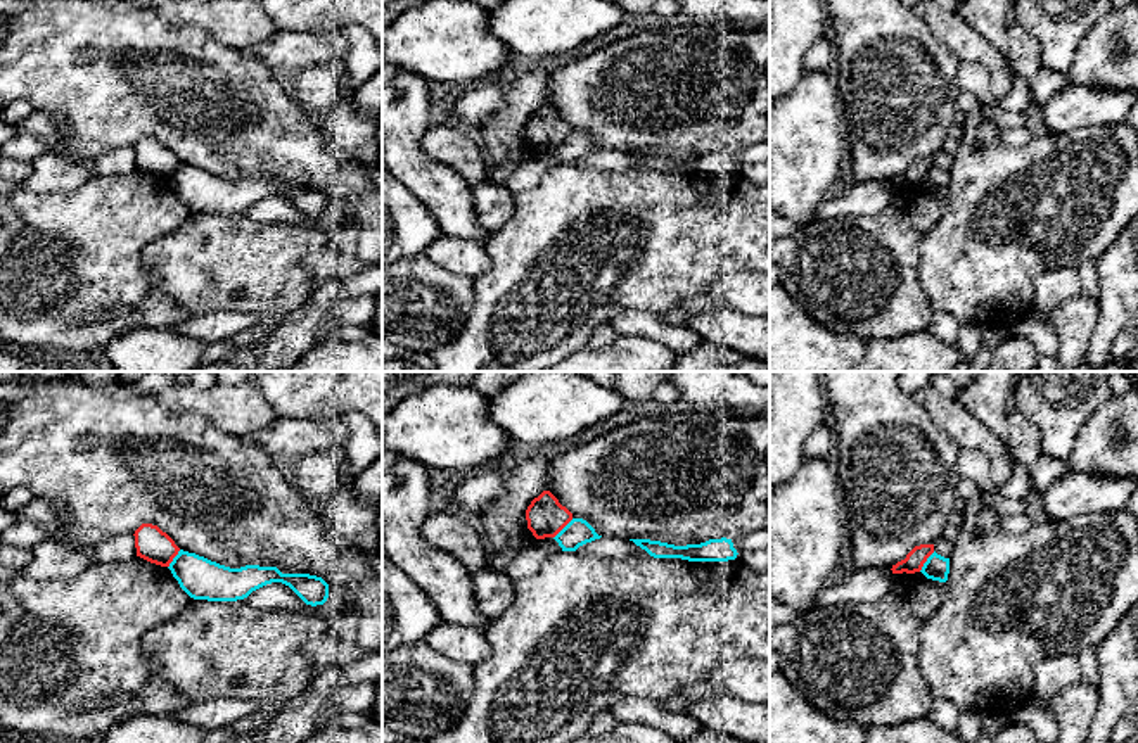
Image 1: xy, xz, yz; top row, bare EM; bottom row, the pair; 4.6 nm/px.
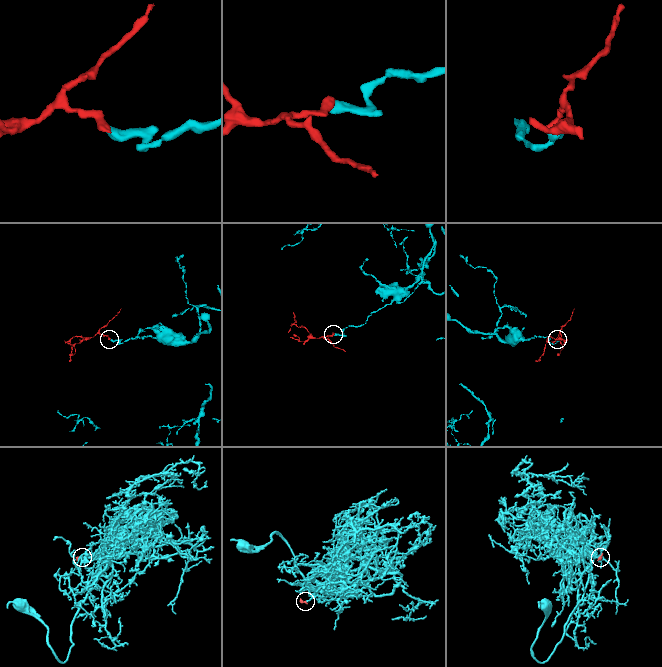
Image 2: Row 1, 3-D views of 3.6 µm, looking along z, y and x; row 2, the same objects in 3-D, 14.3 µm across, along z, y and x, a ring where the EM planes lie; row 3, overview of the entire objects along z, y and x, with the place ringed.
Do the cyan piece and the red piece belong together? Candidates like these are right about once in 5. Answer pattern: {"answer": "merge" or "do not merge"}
{"answer": "do not merge"}

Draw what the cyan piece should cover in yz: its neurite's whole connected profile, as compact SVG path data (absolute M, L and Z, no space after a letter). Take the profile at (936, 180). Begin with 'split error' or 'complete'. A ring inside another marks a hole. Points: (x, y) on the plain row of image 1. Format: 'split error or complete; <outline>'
complete; M936 164L927 171L920 183L927 192L946 195L949 187L949 171L937 168Z

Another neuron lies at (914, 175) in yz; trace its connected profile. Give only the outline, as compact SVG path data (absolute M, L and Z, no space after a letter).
M934 157L915 159L905 173L892 178L892 187L915 187L920 185L927 171L934 166Z

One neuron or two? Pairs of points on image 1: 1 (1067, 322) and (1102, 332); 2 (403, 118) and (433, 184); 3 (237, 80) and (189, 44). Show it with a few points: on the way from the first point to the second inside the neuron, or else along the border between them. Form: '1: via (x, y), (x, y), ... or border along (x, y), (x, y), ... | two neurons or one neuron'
1: border along (1099, 301), (1097, 325), (1085, 353) | two neurons
2: via (403, 133), (403, 154), (417, 168) | one neuron
3: via (225, 78), (201, 56) | one neuron

